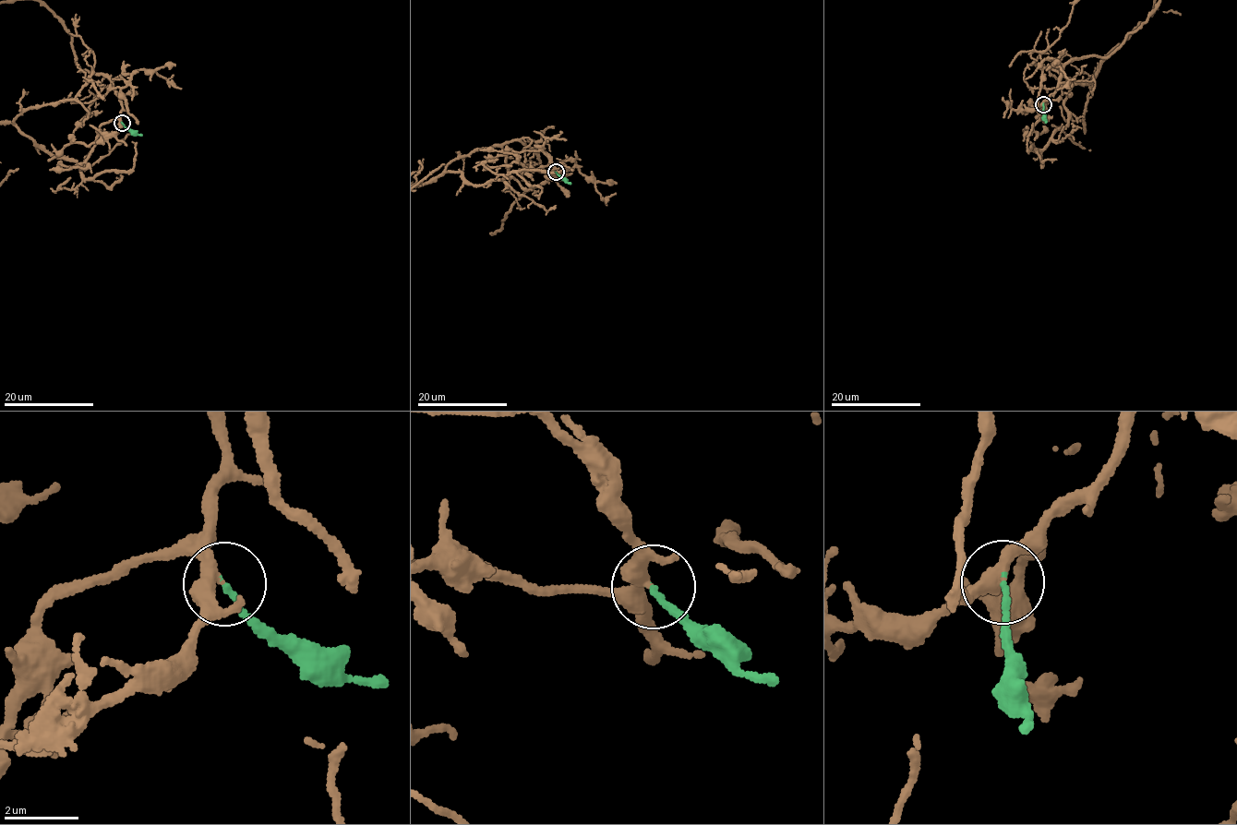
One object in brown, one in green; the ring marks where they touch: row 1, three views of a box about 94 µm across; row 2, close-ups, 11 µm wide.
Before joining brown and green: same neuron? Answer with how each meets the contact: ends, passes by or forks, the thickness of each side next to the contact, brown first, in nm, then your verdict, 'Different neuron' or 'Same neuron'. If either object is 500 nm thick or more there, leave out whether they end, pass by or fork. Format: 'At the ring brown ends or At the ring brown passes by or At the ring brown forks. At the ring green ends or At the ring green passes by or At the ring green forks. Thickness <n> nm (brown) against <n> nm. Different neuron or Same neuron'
At the ring brown passes by. At the ring green ends. Thickness 340 nm (brown) against 160 nm. Same neuron

